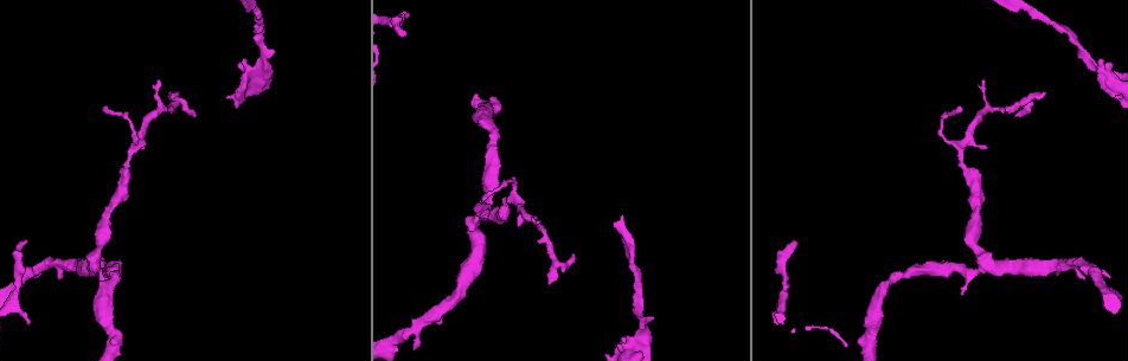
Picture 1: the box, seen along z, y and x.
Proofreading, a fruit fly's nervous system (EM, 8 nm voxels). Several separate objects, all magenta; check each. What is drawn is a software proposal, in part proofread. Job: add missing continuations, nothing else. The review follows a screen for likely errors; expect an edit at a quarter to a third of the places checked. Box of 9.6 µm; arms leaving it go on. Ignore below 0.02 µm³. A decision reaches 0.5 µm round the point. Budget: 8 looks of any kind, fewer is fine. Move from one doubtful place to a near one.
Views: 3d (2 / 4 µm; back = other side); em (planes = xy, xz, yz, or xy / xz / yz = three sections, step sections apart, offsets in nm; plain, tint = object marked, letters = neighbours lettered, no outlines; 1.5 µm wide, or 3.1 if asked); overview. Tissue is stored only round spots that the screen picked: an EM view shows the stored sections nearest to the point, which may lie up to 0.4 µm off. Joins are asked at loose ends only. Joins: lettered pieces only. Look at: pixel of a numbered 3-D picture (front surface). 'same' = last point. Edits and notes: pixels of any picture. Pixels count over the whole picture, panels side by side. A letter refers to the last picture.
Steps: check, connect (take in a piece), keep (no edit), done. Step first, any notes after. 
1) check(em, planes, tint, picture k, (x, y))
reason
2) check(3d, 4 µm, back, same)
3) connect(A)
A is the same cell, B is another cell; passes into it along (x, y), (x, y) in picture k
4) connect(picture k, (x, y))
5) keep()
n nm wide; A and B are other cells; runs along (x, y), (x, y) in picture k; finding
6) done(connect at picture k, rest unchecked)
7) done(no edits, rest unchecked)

check(3d, 4 µm, back, picture 1, (405, 18))
tapers out

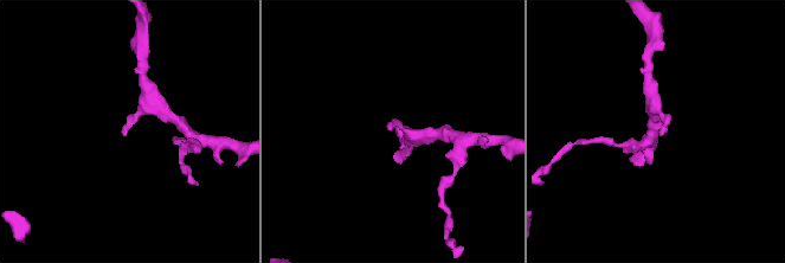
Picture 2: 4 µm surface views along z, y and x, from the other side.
check(em, xy, step 8, plain, picture 2, (658, 133))
need the tissue

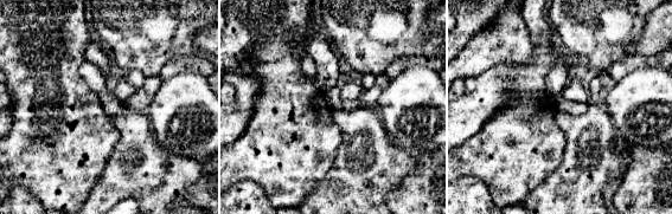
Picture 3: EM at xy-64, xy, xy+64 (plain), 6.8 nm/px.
check(em, xy, step 8, letters, same)

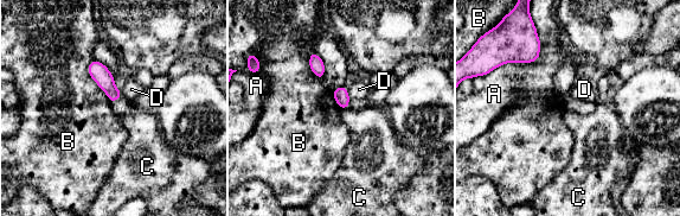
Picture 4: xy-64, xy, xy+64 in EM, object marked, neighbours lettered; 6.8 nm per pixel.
keep()
A, B, C and D are other cells; border along (346, 88), (347, 95), (351, 99) in picture 4; none of them fits

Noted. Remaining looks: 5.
check(3d, 4 µm, picture 1, (193, 115))
free end

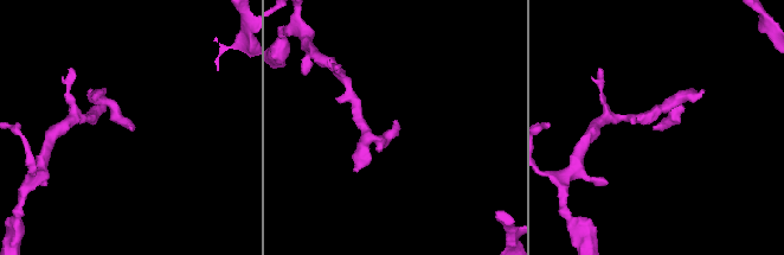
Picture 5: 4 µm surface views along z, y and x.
check(em, planes, letters, picture 5, (653, 127))
now the EM

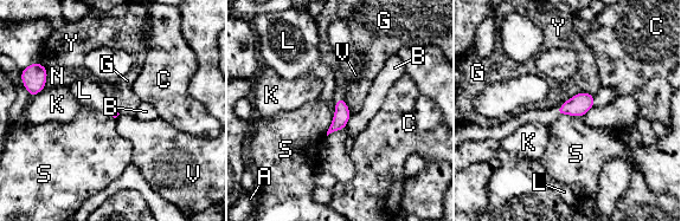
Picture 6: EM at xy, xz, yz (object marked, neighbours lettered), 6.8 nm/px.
keep()
A, B, C, G, K, L, N, S, V and Y are other cells; no lettered piece goes on from it

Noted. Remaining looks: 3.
check(em, planes, tint, picture 1, (484, 201))
thin end

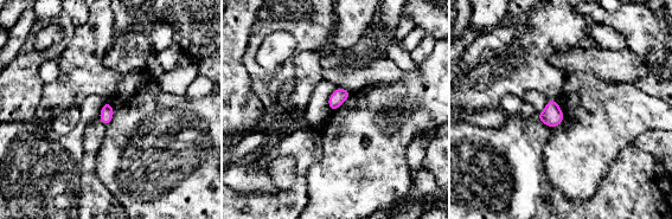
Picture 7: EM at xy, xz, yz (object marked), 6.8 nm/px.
check(em, planes, letters, same)

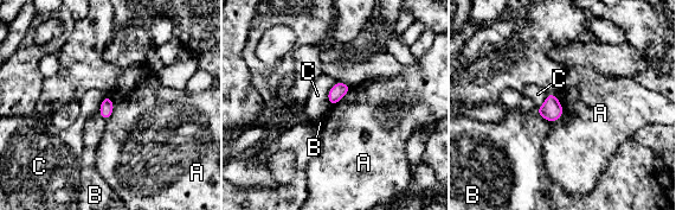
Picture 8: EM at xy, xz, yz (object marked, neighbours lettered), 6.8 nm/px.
keep()
A touches over 200 nm; A, B and C are other cells; border along (554, 94), (562, 114), (552, 122) in picture 8; no lettered piece goes on from it

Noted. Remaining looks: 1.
done(no edits, rest unchecked)

